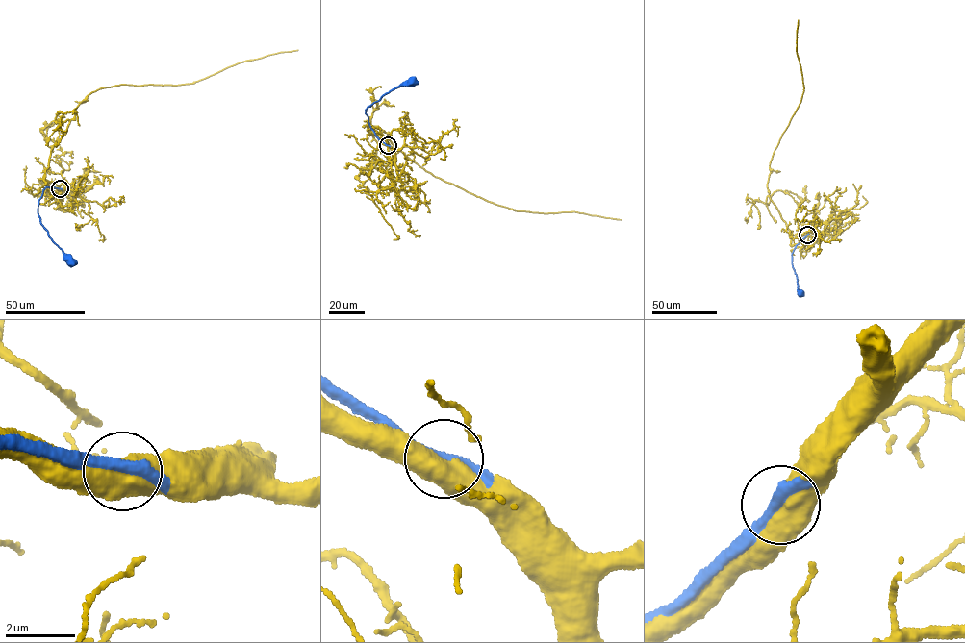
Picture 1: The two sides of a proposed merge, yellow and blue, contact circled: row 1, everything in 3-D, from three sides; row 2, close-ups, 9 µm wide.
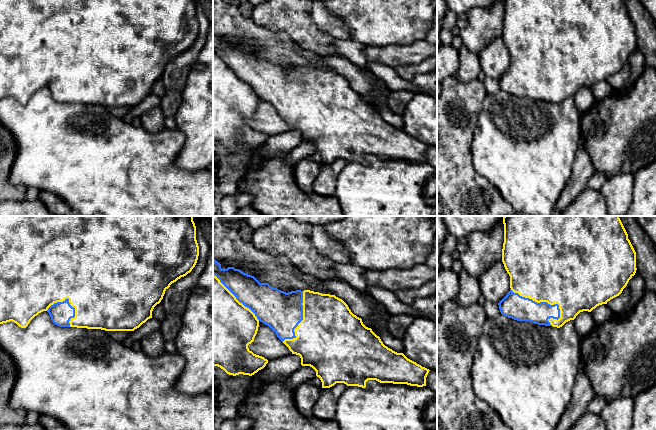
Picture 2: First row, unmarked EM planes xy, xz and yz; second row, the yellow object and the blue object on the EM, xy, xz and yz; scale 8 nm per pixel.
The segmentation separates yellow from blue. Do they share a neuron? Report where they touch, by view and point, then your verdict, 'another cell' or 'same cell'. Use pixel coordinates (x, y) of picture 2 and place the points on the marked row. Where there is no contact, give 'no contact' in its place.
meets yellow in yz at (540, 301); same cell

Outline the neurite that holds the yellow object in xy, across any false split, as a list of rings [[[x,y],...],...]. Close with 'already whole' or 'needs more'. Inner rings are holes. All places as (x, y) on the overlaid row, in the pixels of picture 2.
[[[0,216],[0,324],[12,321],[26,328],[35,316],[47,311],[52,322],[60,327],[134,331],[152,318],[152,311],[165,291],[192,271],[198,256],[193,216]]]; needs more

